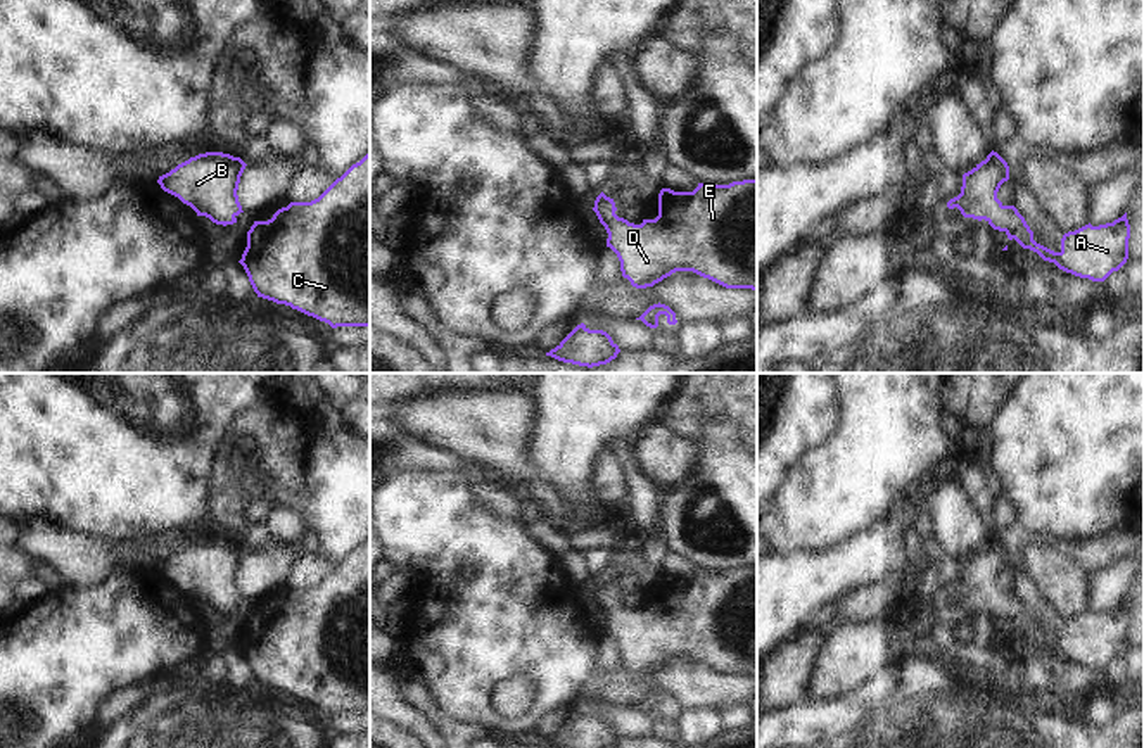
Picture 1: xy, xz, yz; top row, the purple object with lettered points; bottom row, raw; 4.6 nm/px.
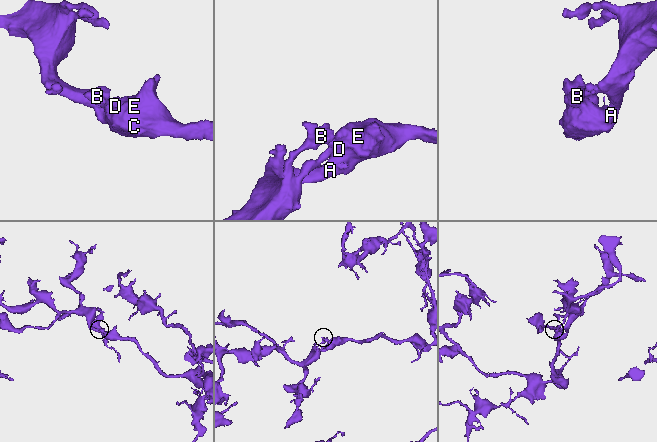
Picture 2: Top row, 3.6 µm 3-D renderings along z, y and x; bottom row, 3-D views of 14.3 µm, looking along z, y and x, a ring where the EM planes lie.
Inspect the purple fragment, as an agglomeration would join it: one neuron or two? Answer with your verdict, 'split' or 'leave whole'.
leave whole

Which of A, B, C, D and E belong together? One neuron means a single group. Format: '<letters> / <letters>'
A B C D E

